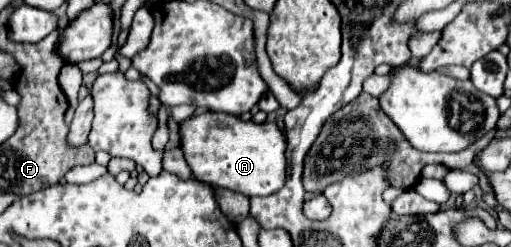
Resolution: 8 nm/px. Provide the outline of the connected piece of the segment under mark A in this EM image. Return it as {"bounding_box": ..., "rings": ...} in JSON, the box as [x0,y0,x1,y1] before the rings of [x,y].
{"bounding_box":[180,113,286,197],"rings":[[[200,113],[180,123],[180,149],[196,179],[246,197],[272,195],[286,181],[286,137],[276,123],[252,123],[226,113]]]}

